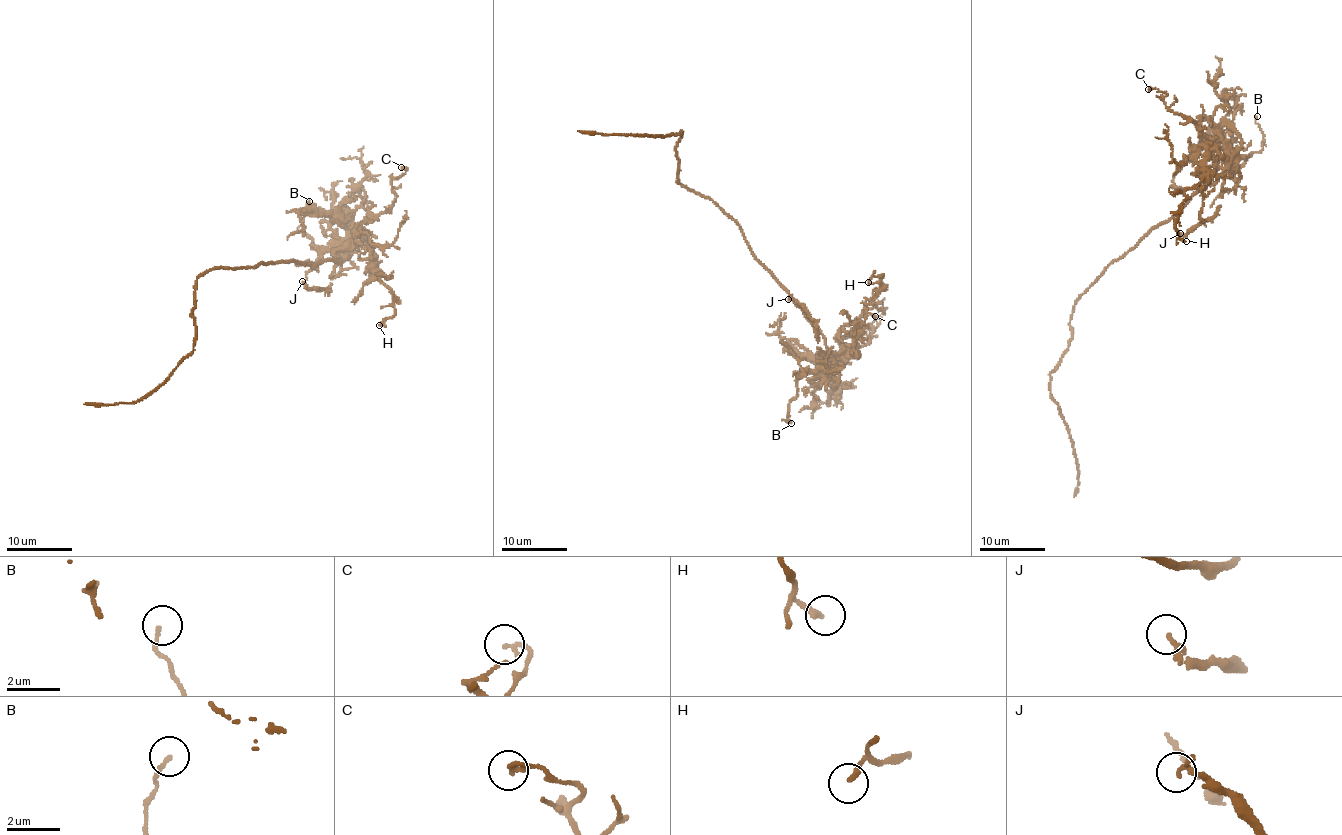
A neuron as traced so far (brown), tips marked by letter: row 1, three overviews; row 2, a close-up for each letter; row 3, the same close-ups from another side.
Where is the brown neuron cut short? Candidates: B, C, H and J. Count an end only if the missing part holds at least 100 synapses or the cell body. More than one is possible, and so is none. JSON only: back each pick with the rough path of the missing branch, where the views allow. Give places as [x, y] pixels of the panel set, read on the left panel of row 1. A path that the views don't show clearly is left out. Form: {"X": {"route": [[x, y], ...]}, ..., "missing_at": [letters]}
{"missing_at": []}

